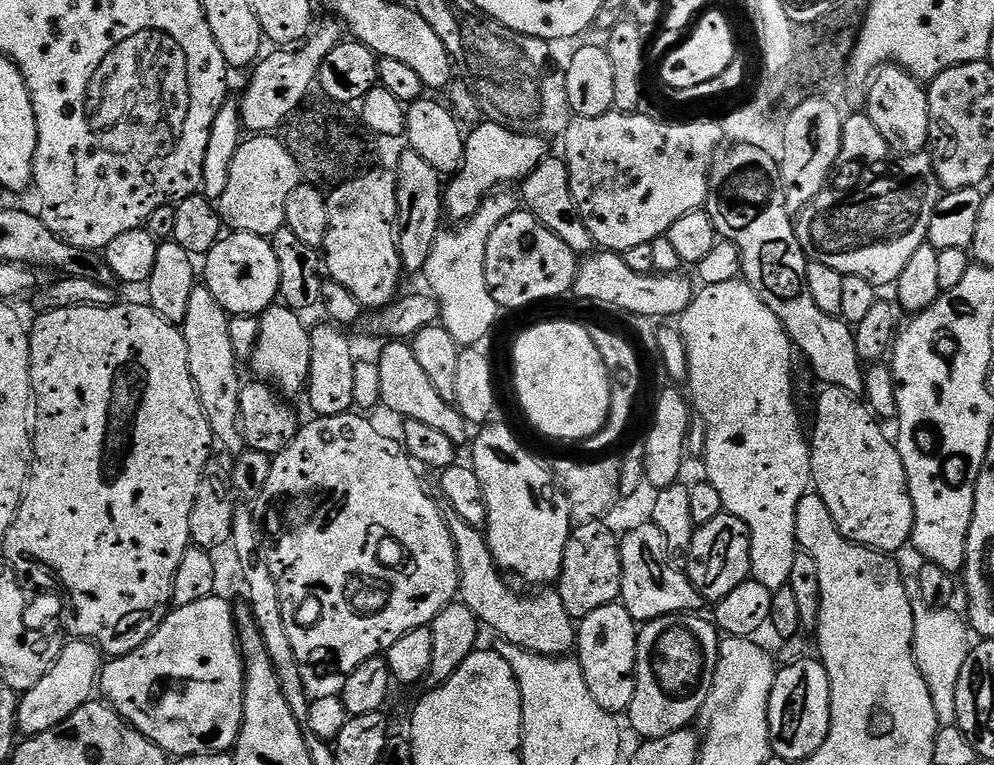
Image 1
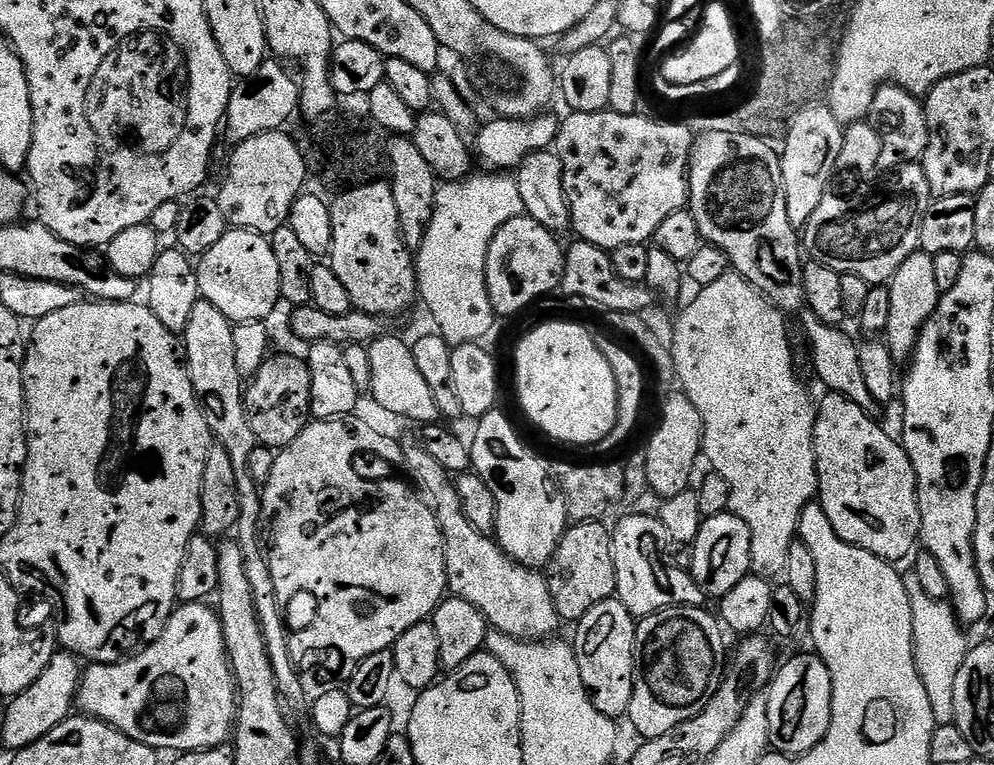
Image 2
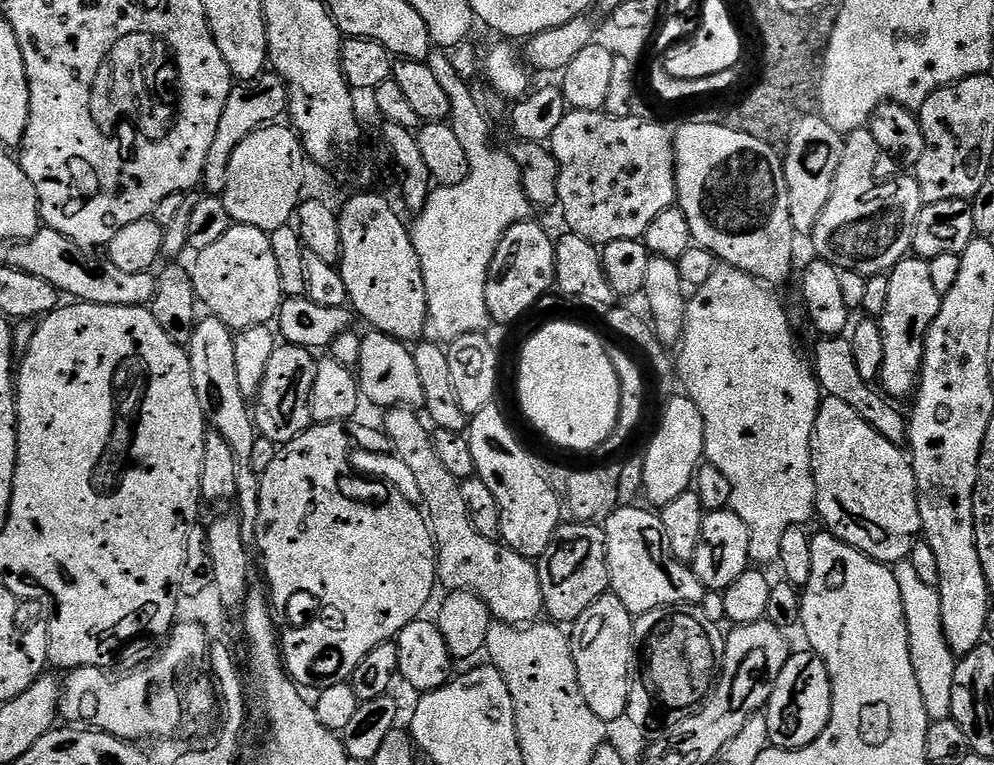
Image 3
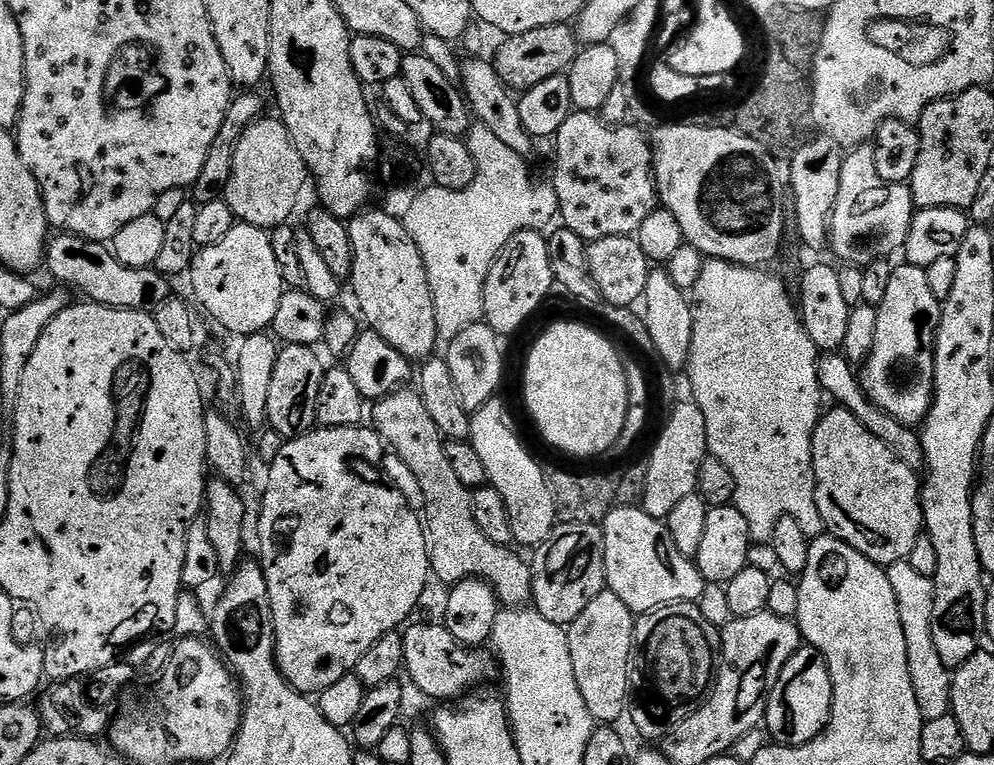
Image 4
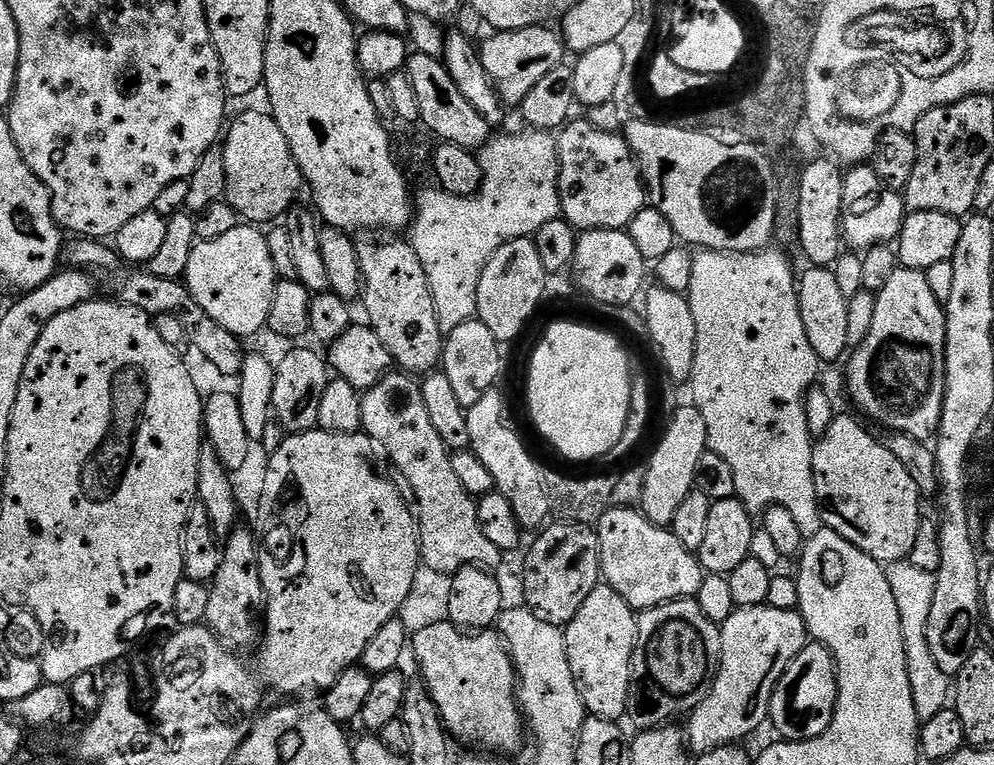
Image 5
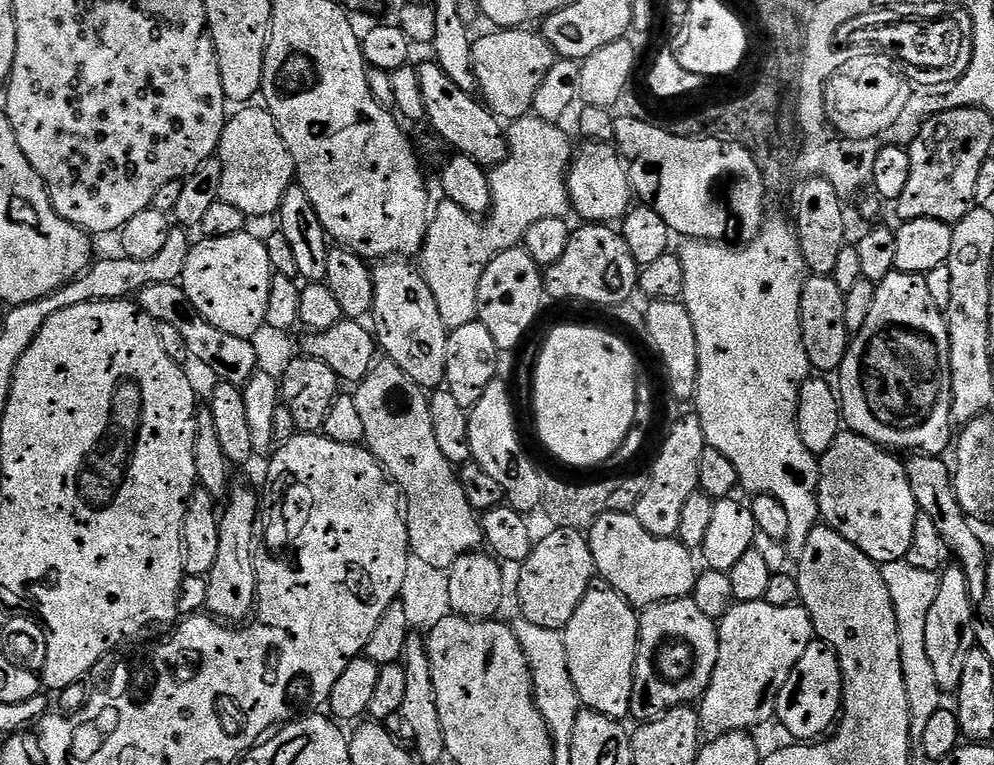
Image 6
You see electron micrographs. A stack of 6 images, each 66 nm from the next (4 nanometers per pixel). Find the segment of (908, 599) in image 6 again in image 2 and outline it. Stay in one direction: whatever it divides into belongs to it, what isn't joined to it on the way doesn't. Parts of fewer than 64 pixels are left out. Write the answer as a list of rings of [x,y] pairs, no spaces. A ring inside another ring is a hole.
[[[915,574],[904,576],[906,594],[910,596],[910,614],[912,615],[912,649],[914,666],[922,686],[926,686],[926,695],[930,698],[930,710],[934,710],[937,724],[950,724],[954,721],[954,682],[958,679],[958,670],[966,658],[970,640],[964,637],[956,610],[948,600],[935,600],[922,590]]]

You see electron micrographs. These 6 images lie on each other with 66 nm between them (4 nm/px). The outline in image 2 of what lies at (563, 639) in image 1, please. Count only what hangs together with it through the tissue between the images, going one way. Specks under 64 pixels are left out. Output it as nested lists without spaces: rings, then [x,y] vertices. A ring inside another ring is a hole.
[[[419,443],[408,444],[404,448],[404,460],[408,463],[411,483],[418,489],[424,505],[434,514],[444,539],[444,561],[446,562],[446,578],[448,592],[453,596],[470,602],[470,606],[478,606],[481,614],[488,619],[489,629],[512,636],[515,640],[547,641],[557,635],[556,627],[562,624],[558,610],[554,610],[554,598],[550,598],[550,586],[547,575],[543,571],[527,568],[510,557],[500,548],[495,539],[478,534],[470,522],[466,522],[466,514],[462,514],[462,502],[454,487],[453,477]]]

